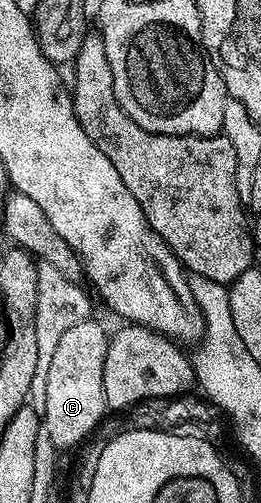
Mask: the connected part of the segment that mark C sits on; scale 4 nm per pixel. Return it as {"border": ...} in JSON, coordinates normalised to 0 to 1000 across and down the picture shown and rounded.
{"border":[[[364,638],[284,646],[222,678],[207,698],[203,724],[192,726],[176,757],[176,805],[157,847],[180,855],[215,891],[299,889],[322,875],[345,873],[368,861],[364,845],[418,815],[402,795],[402,700],[418,664],[395,658],[387,642]]]}

